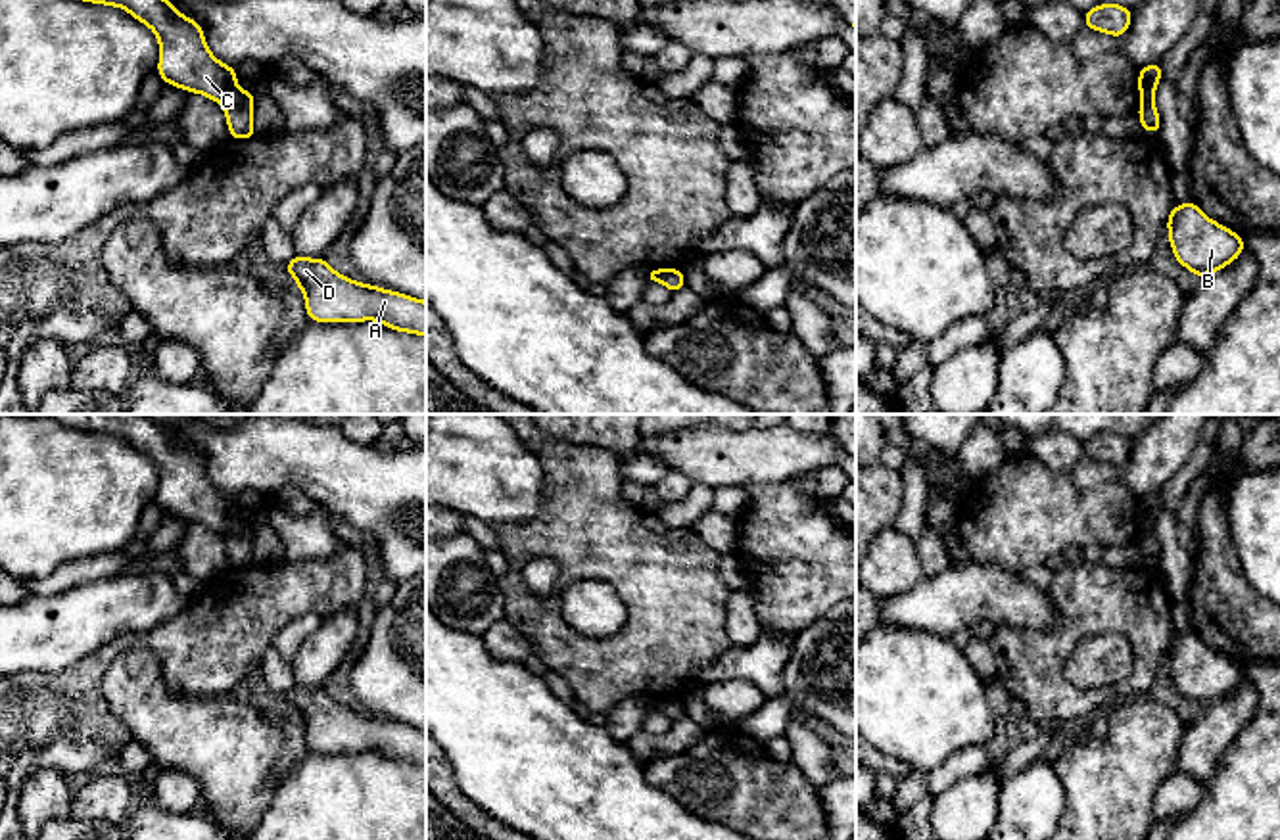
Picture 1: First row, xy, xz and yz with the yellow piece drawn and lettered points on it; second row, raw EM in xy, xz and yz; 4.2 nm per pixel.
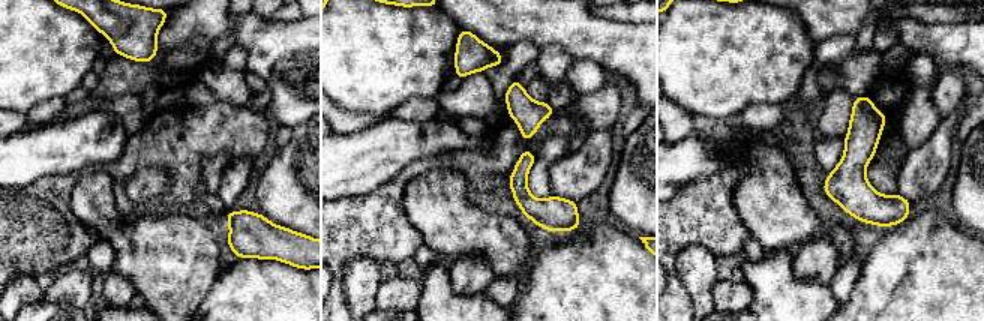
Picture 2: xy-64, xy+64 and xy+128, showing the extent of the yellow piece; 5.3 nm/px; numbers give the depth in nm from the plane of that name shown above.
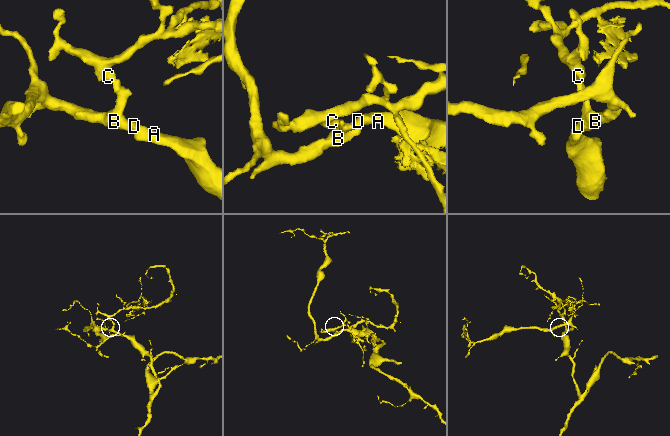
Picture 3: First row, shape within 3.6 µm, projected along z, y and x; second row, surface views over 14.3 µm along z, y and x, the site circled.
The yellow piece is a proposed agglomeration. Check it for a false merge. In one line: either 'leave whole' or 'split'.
split

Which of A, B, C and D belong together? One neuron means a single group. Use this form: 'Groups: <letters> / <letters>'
Groups: A B D / C

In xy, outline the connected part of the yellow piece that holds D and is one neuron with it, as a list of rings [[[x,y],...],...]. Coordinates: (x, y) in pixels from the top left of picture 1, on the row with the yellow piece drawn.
[[[299,253],[284,267],[305,295],[305,311],[313,322],[380,324],[416,336],[426,336],[426,301],[355,282],[336,272],[322,257],[307,259]]]

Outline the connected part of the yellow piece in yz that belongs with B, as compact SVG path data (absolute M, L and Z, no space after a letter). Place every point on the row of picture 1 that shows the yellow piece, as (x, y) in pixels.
M1192 199L1173 207L1167 228L1178 265L1196 278L1224 268L1245 249L1242 236L1211 221Z

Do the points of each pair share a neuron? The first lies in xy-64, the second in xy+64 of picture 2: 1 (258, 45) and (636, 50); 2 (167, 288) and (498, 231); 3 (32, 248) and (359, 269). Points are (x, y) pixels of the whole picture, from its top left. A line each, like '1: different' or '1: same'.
1: same
2: same
3: different

